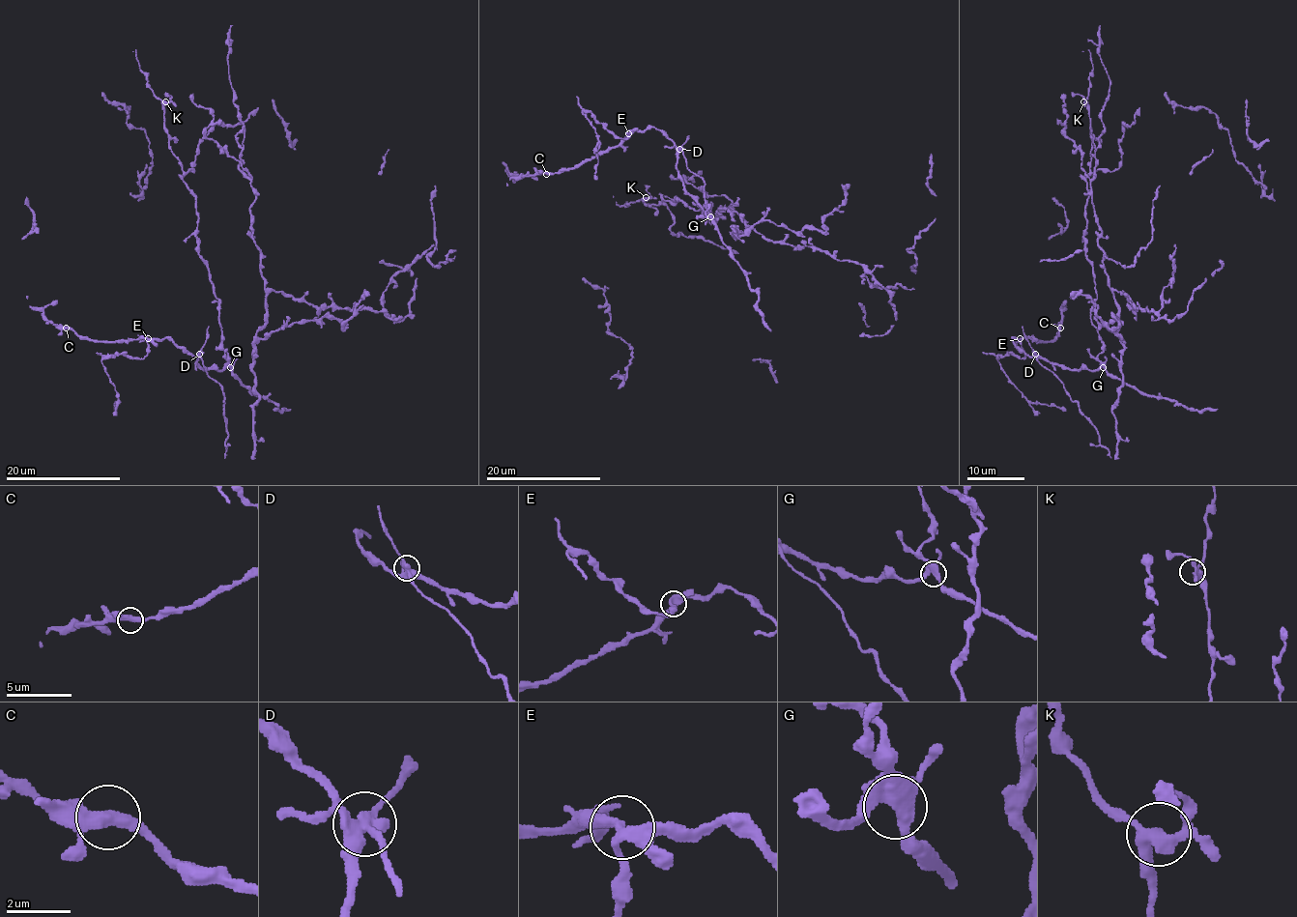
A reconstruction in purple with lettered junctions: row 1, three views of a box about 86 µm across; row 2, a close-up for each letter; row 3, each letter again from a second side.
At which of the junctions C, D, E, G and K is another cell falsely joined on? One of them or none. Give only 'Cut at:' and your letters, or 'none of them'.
Cut at: D

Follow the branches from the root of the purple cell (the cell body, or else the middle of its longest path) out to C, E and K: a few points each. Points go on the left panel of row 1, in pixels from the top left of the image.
C: (242, 384), (228, 367), (222, 370), (202, 369), (195, 358), (166, 338), (94, 341), (79, 337), (66, 328)
E: (242, 384), (228, 367), (222, 370), (202, 369), (195, 358), (171, 340), (148, 338)
K: (242, 384), (222, 347), (219, 301), (200, 254), (197, 201), (169, 145), (165, 101)

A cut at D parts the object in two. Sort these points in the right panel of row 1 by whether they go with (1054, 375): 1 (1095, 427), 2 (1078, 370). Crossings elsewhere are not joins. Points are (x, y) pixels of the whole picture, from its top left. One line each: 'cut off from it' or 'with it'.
1: with it
2: cut off from it

